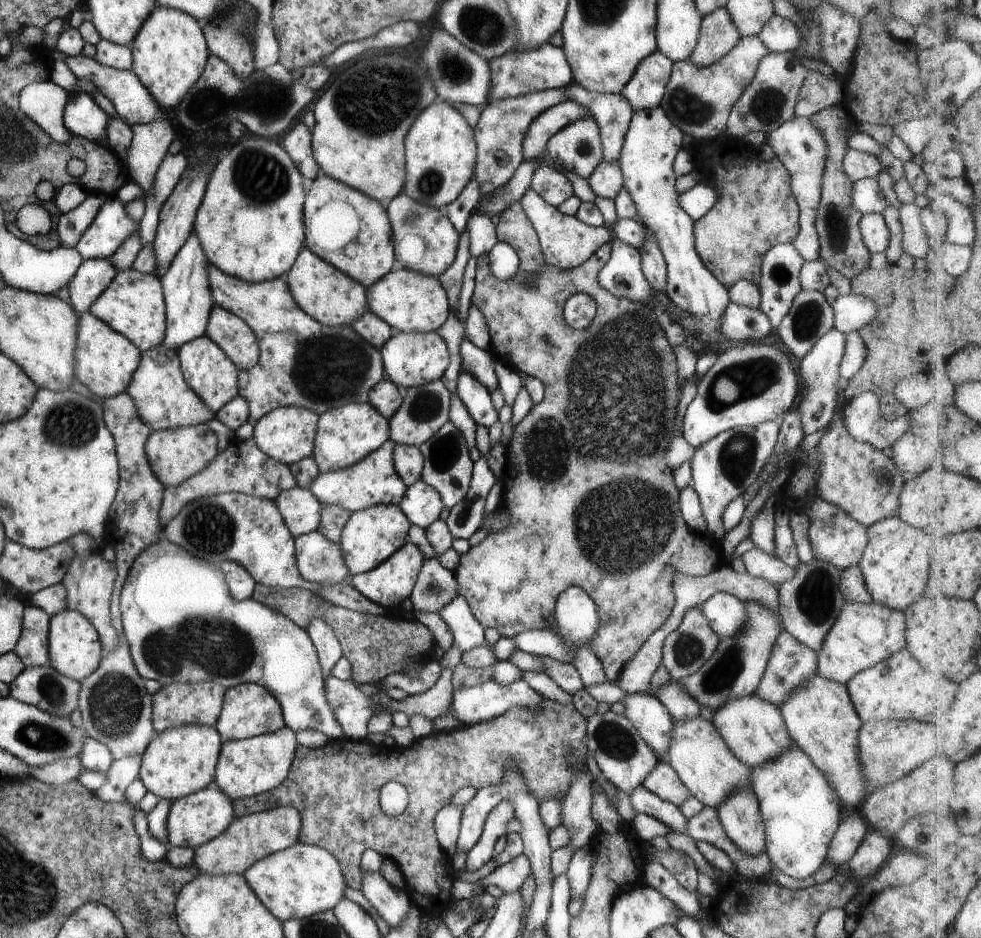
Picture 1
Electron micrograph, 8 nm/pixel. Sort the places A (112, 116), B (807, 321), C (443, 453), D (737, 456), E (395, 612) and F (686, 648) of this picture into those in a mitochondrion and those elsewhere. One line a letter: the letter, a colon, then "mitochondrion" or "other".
A: other
B: mitochondrion
C: mitochondrion
D: mitochondrion
E: other
F: mitochondrion

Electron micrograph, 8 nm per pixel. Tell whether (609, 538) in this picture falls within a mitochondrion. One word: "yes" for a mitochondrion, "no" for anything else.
yes

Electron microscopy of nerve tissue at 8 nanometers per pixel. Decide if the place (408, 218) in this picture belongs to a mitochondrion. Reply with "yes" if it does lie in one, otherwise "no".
yes

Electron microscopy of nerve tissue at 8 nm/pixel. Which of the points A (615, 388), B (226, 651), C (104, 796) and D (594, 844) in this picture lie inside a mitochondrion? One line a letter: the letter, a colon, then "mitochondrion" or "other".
A: mitochondrion
B: mitochondrion
C: other
D: other

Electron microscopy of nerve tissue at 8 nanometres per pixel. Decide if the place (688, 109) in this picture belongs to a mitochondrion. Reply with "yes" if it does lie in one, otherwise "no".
yes

